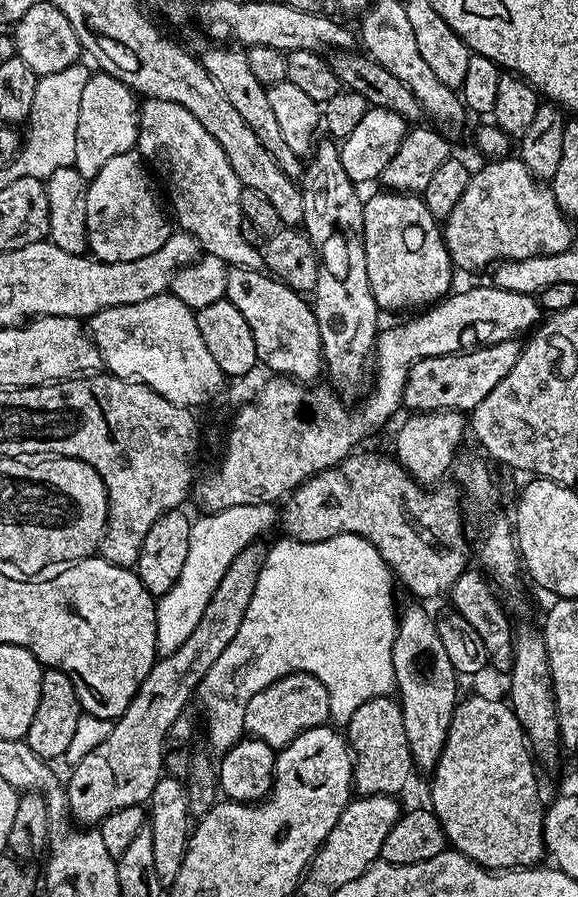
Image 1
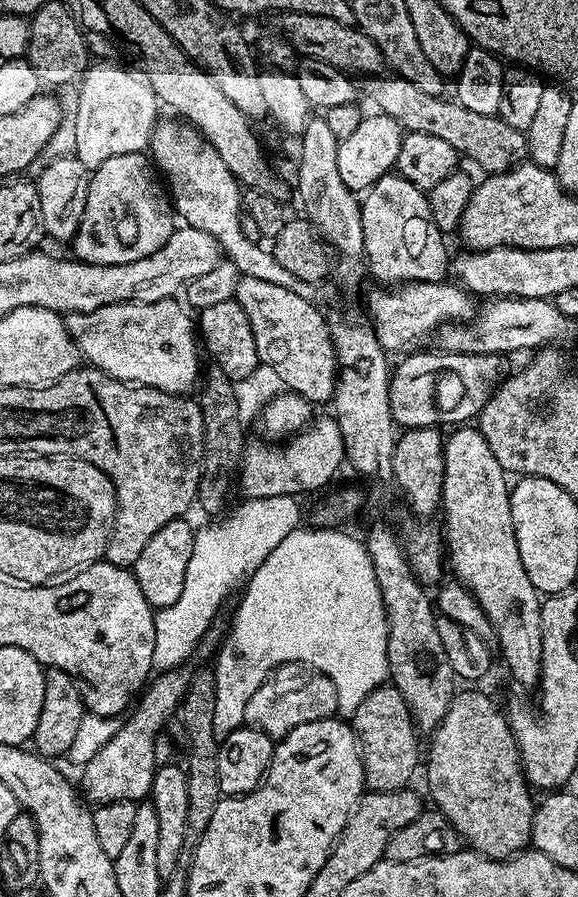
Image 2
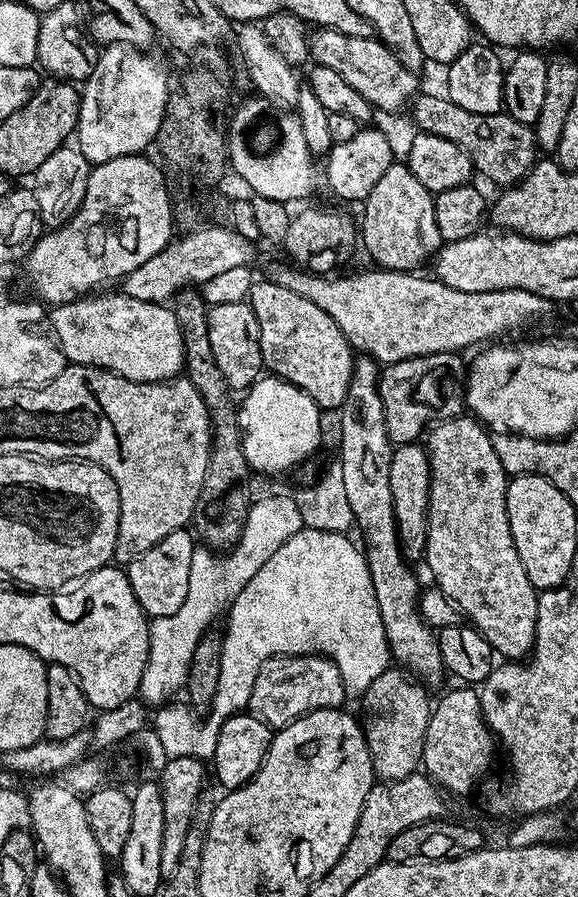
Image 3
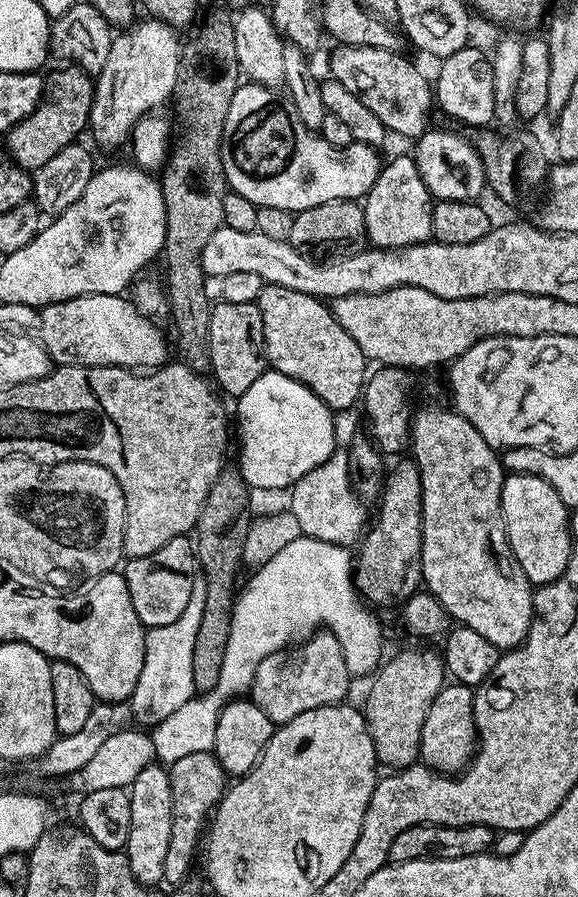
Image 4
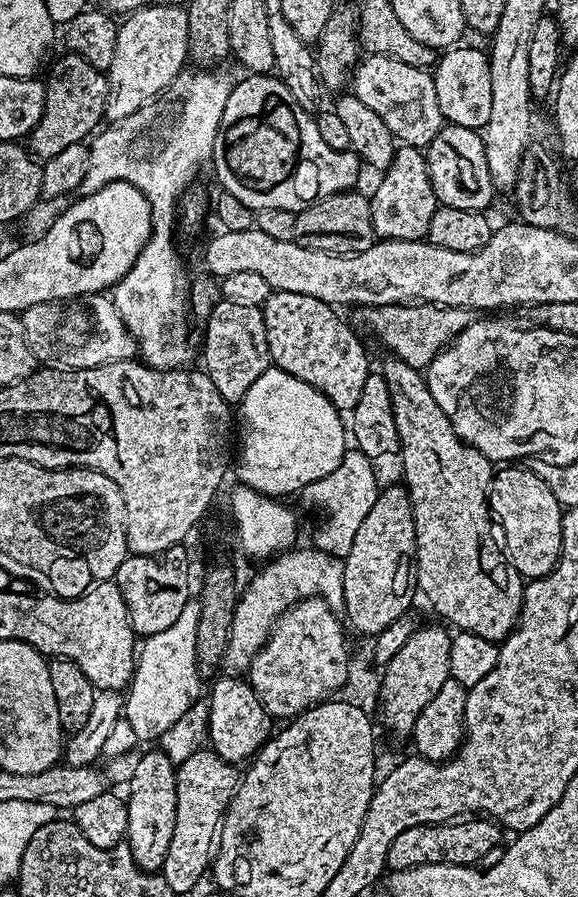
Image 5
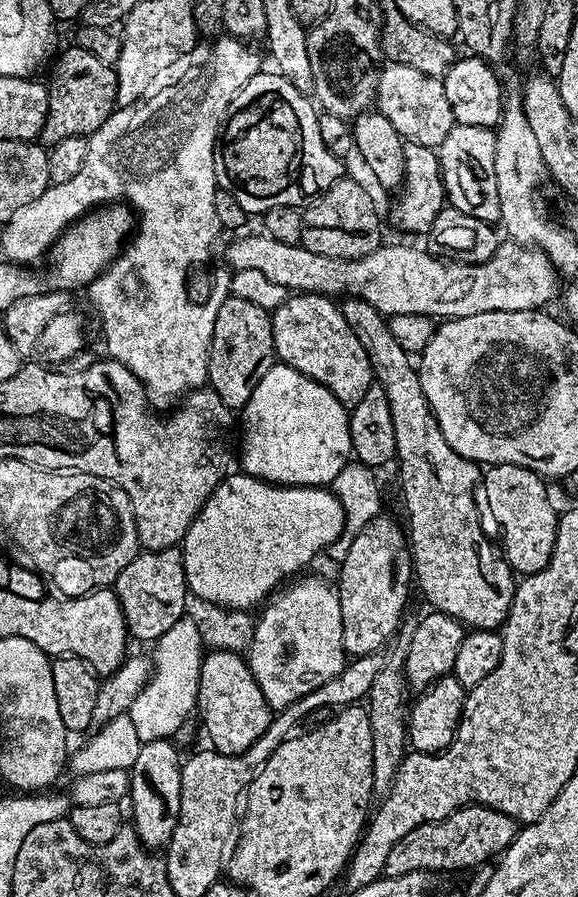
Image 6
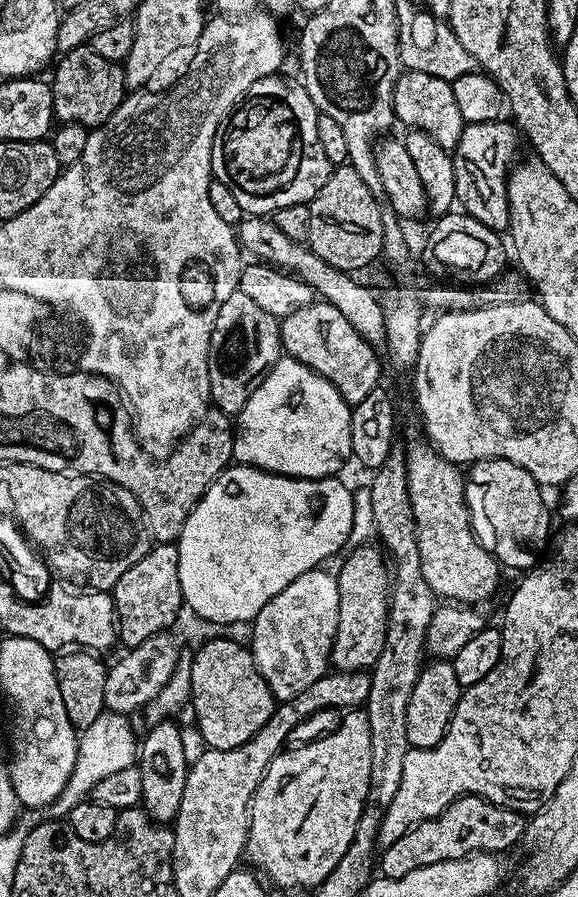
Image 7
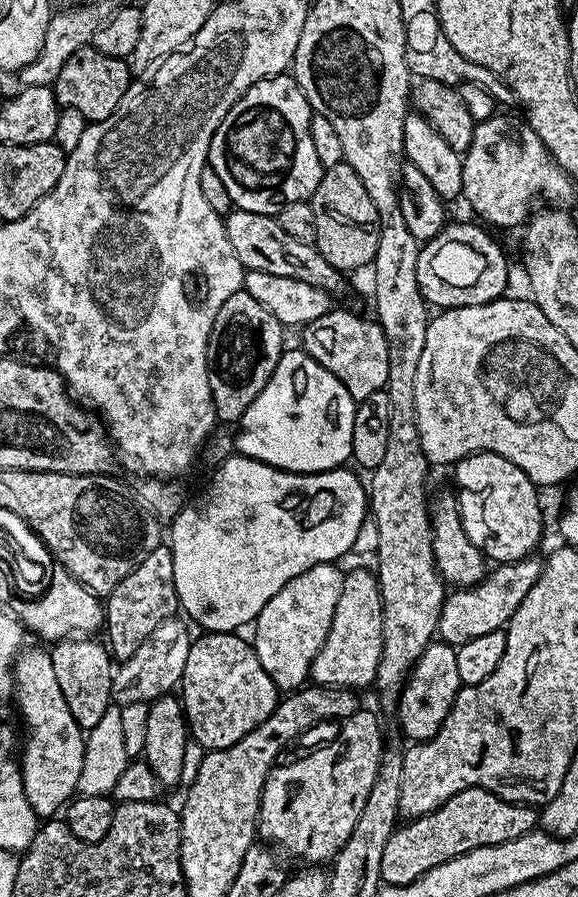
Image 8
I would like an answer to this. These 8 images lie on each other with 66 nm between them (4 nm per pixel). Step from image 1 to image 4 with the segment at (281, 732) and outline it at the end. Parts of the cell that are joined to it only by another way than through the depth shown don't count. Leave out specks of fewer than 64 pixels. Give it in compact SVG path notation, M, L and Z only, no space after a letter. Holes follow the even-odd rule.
M321 630L295 646L262 658L254 674L250 698L264 711L266 718L272 720L273 725L279 726L290 722L290 718L298 718L298 714L306 714L306 710L345 703L352 683L354 677L346 666L342 646L338 646L332 632Z

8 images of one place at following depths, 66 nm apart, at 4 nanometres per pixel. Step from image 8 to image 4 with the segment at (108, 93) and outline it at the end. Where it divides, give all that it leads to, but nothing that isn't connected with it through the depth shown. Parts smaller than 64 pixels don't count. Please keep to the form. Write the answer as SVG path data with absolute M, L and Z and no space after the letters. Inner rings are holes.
M75 66L60 67L64 68L47 73L44 99L40 105L7 134L7 155L12 157L19 168L35 170L46 166L46 162L50 162L58 150L66 150L66 146L79 141L80 131L88 128L90 106L94 98L93 77Z

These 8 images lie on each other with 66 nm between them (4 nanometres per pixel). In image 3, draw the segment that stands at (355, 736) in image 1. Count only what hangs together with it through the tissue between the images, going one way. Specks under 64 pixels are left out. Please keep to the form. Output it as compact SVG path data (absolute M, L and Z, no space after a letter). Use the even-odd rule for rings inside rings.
M389 666L385 672L378 674L374 682L364 692L364 716L362 715L362 727L364 737L370 750L373 773L381 781L401 780L413 775L421 767L424 759L424 739L426 738L426 726L430 715L430 700L428 704L428 692L423 683L417 682L411 675L405 674L399 667Z

